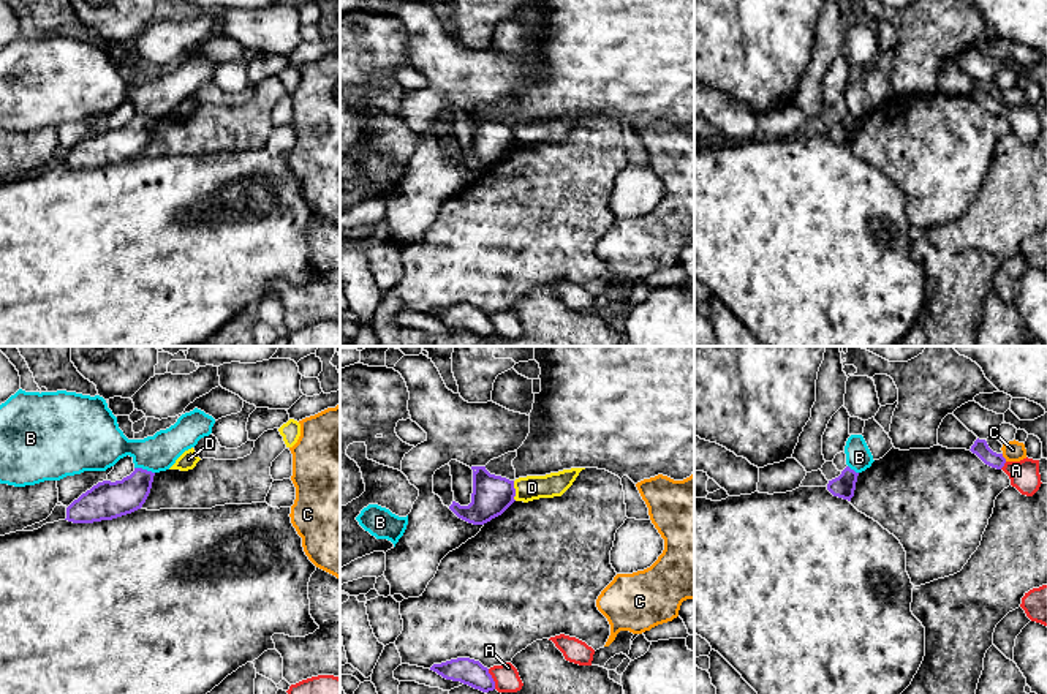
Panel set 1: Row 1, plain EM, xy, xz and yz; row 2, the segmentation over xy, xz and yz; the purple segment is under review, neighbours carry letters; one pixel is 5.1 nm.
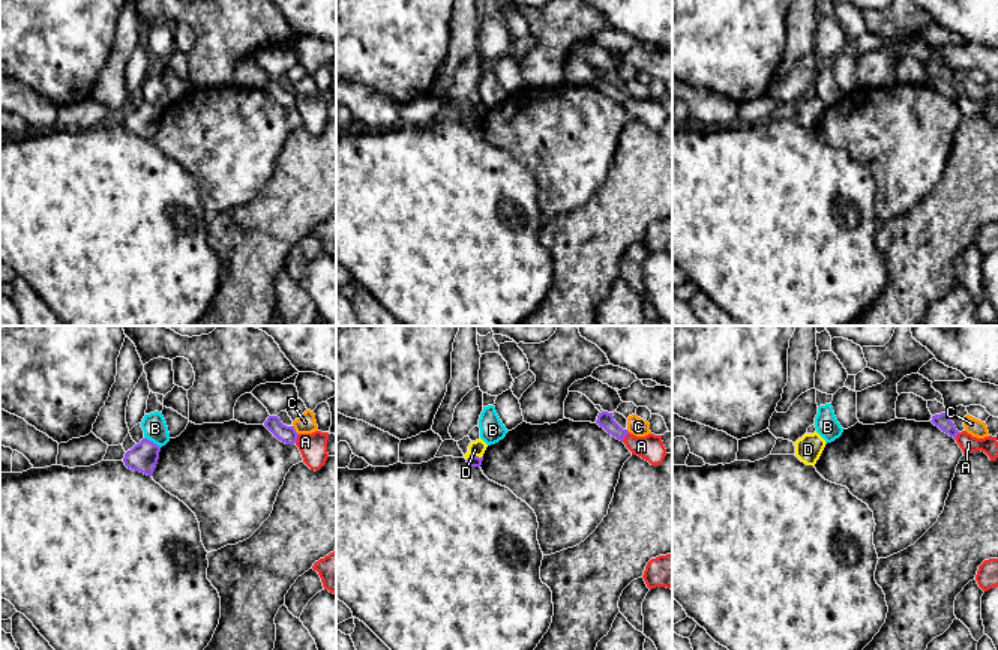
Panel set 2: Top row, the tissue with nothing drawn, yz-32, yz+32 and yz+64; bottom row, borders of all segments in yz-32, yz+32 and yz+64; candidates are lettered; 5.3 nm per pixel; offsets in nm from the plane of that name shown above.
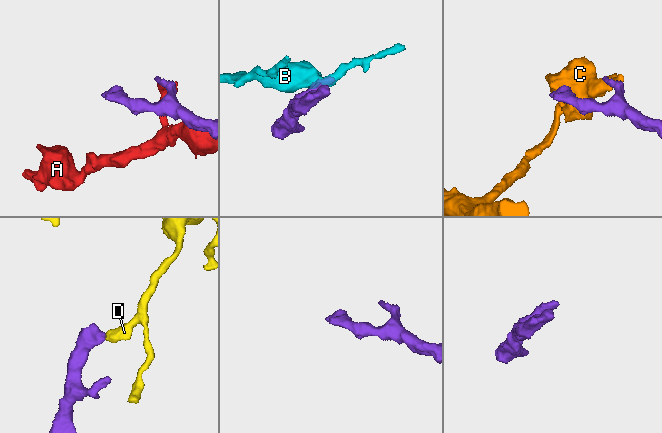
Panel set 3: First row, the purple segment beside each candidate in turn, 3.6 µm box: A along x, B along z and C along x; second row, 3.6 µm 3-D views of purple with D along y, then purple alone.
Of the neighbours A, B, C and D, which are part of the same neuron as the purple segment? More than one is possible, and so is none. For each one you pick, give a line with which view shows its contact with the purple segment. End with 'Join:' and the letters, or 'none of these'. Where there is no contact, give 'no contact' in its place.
Join: none of these

